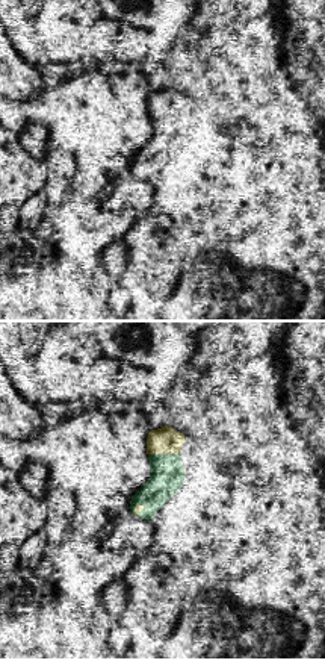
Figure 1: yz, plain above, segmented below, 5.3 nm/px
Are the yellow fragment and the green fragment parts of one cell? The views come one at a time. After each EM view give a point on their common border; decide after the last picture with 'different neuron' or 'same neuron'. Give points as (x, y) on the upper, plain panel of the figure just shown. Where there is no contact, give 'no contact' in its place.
meets yellow at (164, 114)

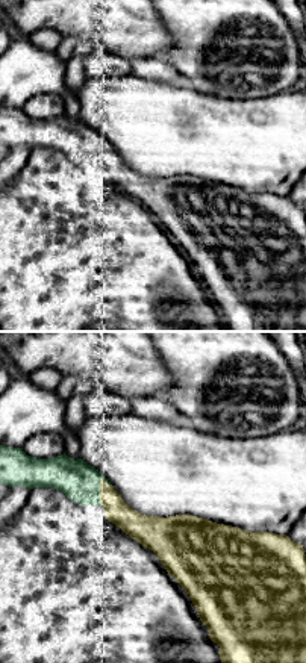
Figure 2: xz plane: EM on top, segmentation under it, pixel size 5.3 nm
meets yellow at (100, 152)

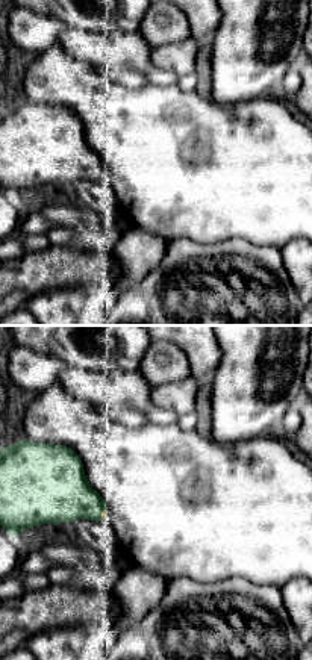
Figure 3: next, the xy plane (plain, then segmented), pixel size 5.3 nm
meets yellow at (102, 174)

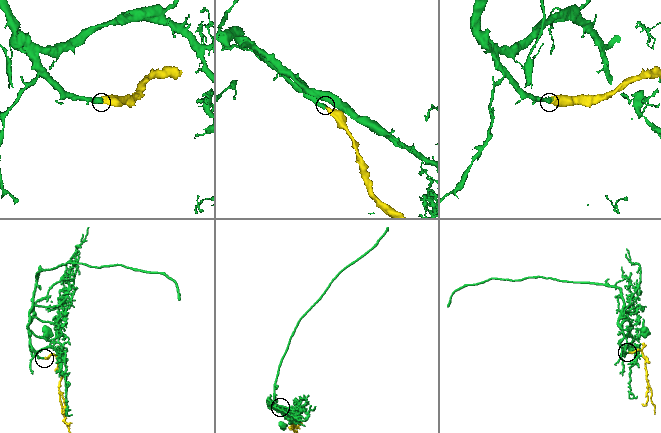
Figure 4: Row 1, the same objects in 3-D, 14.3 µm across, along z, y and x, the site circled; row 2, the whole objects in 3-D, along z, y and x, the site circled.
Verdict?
same neuron

